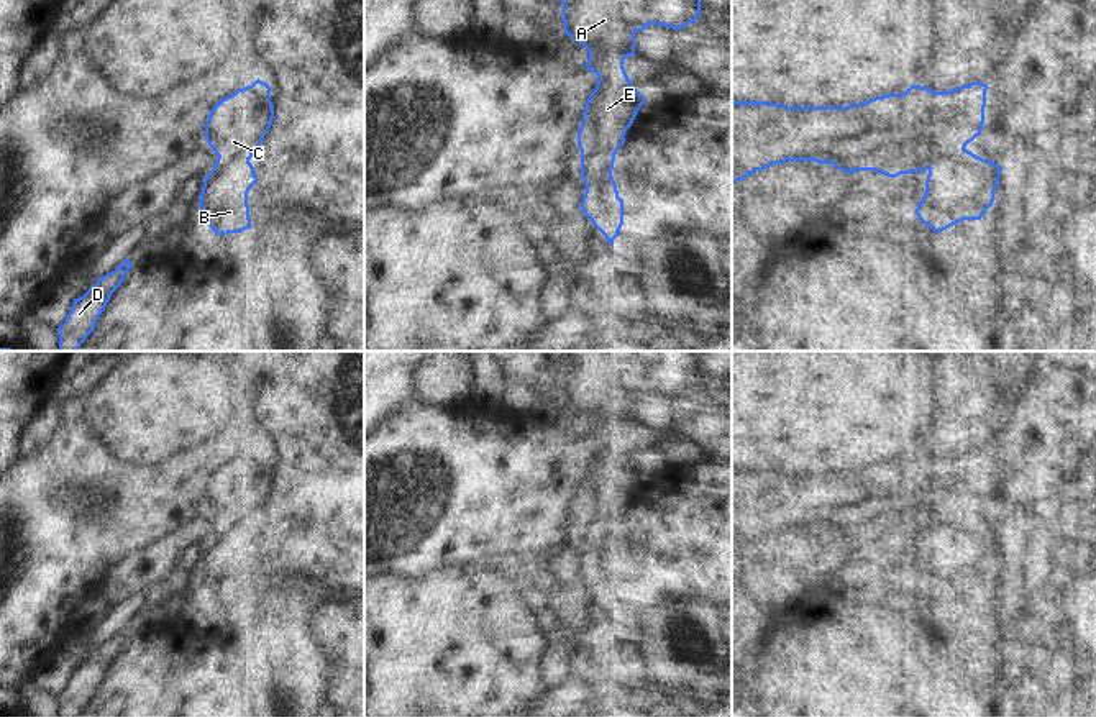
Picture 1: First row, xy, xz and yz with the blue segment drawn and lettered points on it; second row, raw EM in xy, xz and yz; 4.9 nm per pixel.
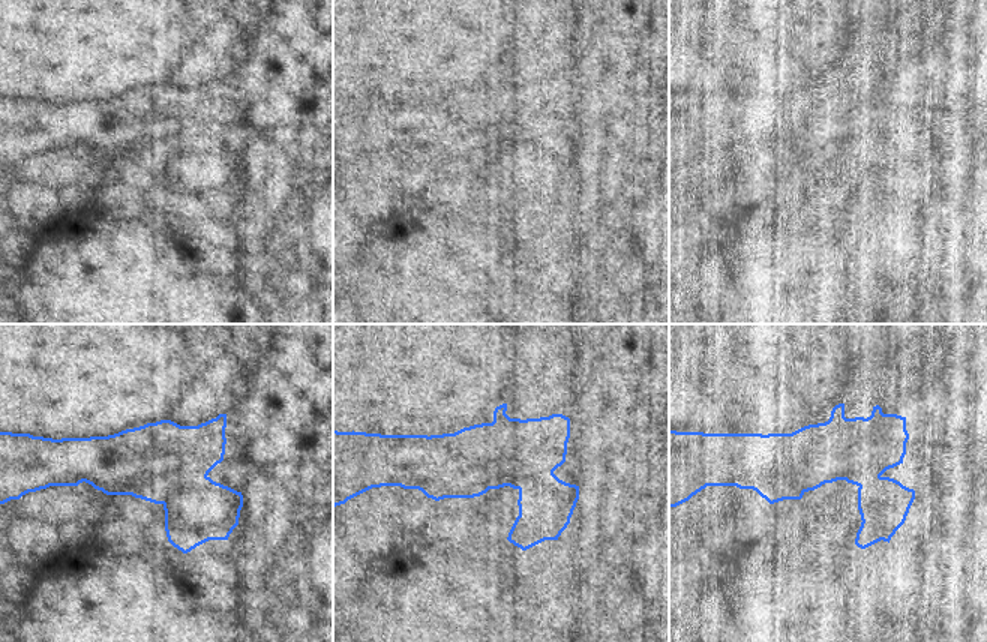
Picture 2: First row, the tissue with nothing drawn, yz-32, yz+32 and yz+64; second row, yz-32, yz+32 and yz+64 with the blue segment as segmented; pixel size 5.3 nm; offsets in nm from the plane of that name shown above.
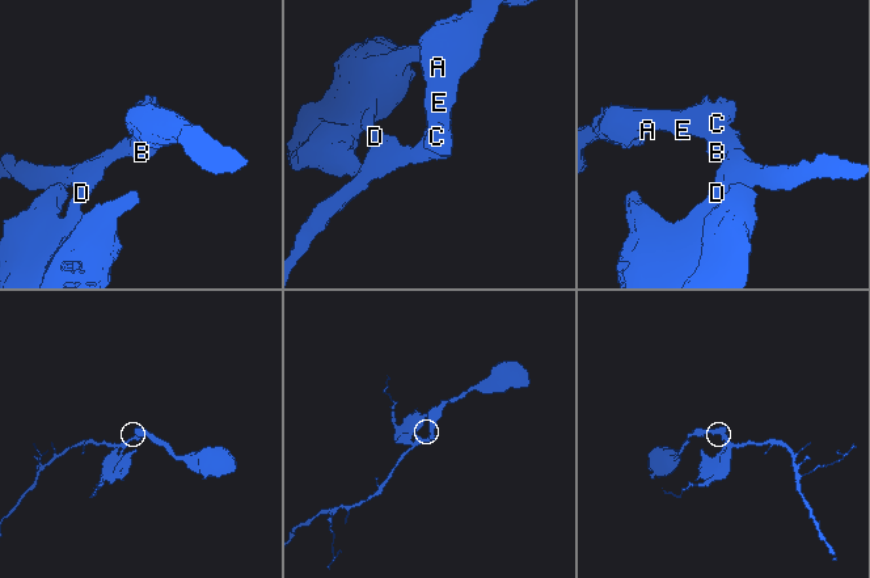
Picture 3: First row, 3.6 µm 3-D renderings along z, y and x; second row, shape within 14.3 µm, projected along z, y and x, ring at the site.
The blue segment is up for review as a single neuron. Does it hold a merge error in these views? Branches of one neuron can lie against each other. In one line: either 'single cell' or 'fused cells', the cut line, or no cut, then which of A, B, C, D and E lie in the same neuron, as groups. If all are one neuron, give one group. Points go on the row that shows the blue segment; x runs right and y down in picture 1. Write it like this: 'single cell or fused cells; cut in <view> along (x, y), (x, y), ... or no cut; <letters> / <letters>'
fused cells; cut in yz along (963, 148), (940, 156), (927, 168); A C E / B D

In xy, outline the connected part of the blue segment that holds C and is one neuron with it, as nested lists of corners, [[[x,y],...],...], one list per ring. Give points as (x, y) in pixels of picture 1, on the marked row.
[[[258,79],[213,105],[205,123],[205,139],[217,156],[249,161],[272,118],[271,87]]]

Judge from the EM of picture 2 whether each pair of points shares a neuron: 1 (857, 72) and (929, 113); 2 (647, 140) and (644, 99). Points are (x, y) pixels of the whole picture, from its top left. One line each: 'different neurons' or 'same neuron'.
1: different neurons
2: different neurons

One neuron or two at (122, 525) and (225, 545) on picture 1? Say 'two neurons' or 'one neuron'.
two neurons

